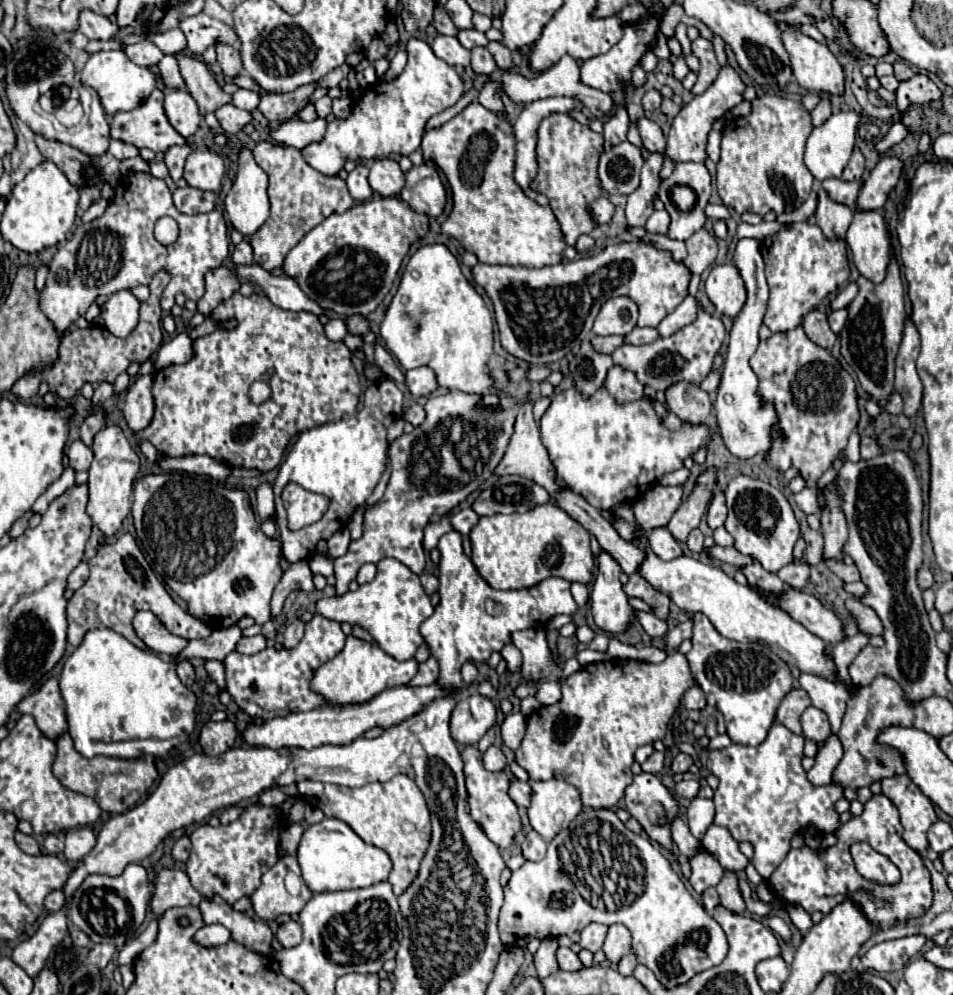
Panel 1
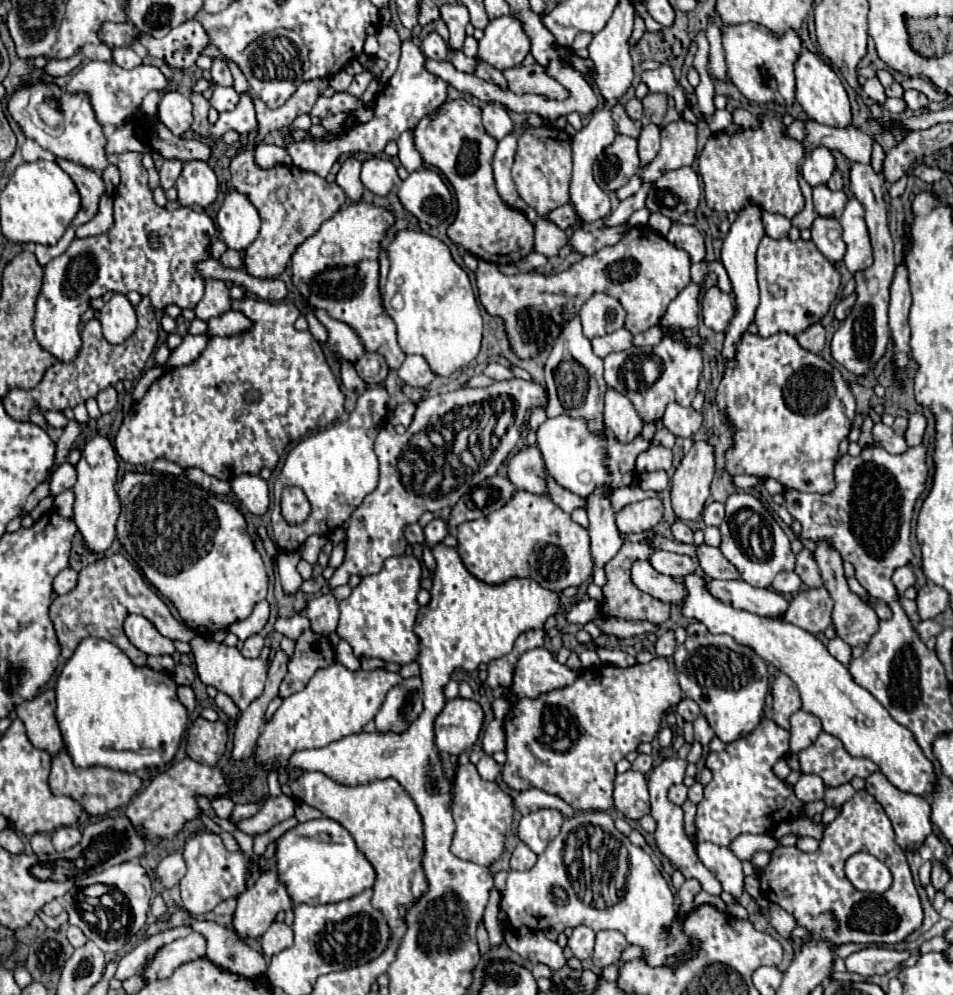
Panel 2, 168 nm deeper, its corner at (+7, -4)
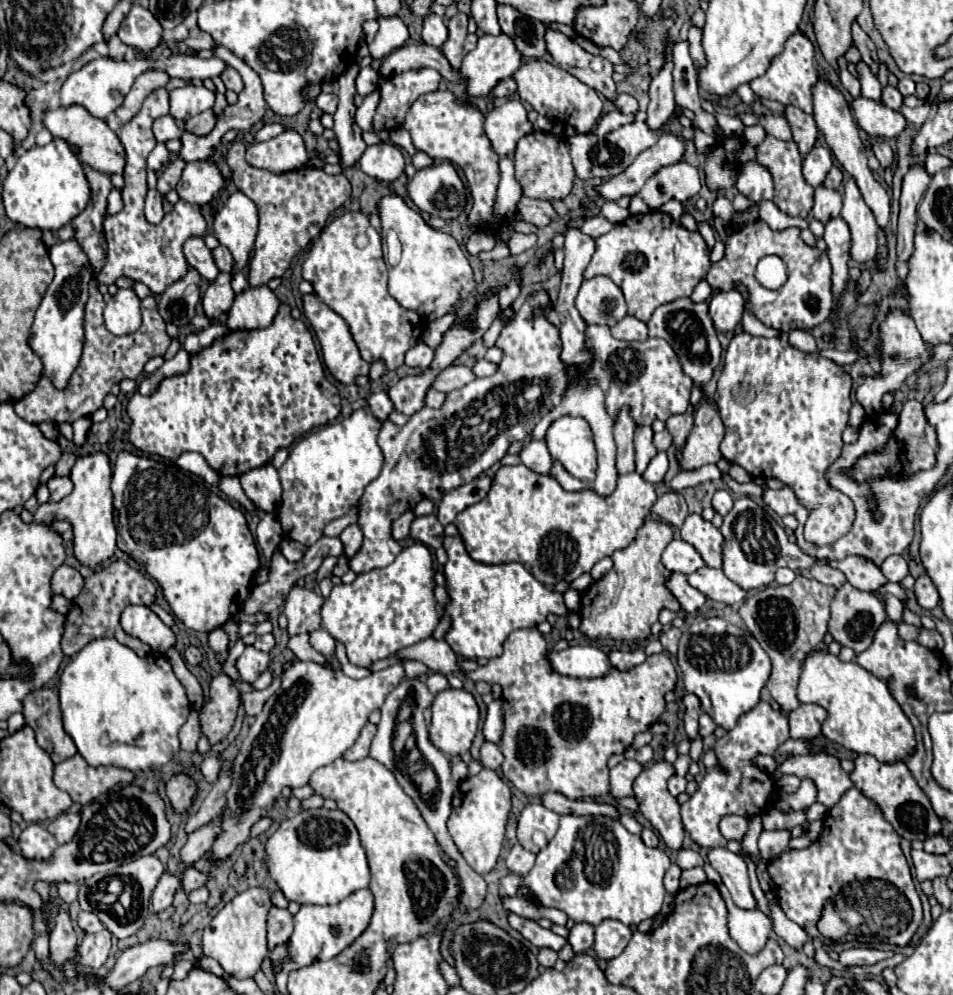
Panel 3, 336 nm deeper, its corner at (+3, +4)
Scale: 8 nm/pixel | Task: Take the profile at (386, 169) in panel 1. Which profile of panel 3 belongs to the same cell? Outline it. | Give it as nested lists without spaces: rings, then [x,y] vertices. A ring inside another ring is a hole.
[[[378,143],[366,147],[358,163],[366,175],[384,183],[390,183],[404,173],[402,151],[392,143]]]

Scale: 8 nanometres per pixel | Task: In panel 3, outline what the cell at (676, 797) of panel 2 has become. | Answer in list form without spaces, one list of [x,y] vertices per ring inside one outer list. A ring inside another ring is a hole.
[[[672,775],[672,777],[668,779],[668,791],[670,791],[674,797],[680,795],[680,793],[684,793],[684,789],[686,789],[686,779],[684,779],[684,777]]]

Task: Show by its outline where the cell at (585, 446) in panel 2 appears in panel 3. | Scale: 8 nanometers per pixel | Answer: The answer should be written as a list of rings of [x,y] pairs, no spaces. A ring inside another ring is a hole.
[[[560,417],[546,433],[550,455],[564,465],[564,469],[580,481],[594,481],[596,477],[596,447],[592,429],[582,417]]]

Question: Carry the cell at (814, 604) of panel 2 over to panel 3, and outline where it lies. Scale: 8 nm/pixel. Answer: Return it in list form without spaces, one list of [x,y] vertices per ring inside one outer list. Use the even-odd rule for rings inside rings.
[[[798,575],[790,585],[768,585],[760,591],[750,593],[738,609],[744,619],[750,635],[762,645],[772,661],[772,673],[766,687],[772,693],[772,699],[782,707],[784,713],[790,713],[800,705],[796,697],[798,677],[802,663],[812,653],[826,635],[826,623],[830,617],[830,603],[836,595],[836,589],[822,585],[820,581]]]

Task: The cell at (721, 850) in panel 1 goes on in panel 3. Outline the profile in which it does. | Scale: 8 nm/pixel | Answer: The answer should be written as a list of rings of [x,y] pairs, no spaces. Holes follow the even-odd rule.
[[[716,847],[716,849],[710,849],[708,861],[720,873],[724,885],[728,887],[728,891],[732,895],[732,901],[736,903],[736,907],[756,909],[756,899],[750,891],[746,863],[742,861],[742,857],[738,857],[736,853],[732,853],[724,847]]]

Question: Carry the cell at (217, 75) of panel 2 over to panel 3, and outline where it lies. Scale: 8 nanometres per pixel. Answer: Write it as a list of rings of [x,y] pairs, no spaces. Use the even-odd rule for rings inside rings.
[[[228,67],[224,73],[222,73],[222,81],[226,85],[226,89],[232,89],[236,93],[240,93],[244,89],[244,83],[242,83],[242,77],[236,73],[236,69]]]

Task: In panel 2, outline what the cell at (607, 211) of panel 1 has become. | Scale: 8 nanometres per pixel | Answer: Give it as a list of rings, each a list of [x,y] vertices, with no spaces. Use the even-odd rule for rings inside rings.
[[[562,205],[560,209],[554,209],[554,211],[550,213],[550,217],[552,217],[552,221],[554,221],[558,227],[562,227],[562,229],[574,227],[574,225],[578,223],[578,215],[576,215],[576,211],[574,211],[572,205]]]

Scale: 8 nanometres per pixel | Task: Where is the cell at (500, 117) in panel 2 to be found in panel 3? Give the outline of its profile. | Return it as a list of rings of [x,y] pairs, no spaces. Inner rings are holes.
[[[508,99],[504,105],[486,115],[484,131],[492,143],[492,149],[502,159],[516,151],[516,143],[524,135],[532,133],[532,123],[526,117],[524,105],[516,99]]]

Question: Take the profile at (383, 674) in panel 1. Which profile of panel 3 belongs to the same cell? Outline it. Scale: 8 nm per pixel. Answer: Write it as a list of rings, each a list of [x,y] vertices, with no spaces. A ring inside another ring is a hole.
[[[294,661],[284,673],[282,673],[282,685],[280,689],[264,703],[262,713],[256,717],[256,721],[252,723],[248,735],[244,737],[238,755],[232,761],[232,785],[226,791],[226,805],[220,813],[222,821],[220,821],[220,833],[212,843],[210,849],[210,863],[216,861],[226,861],[238,845],[250,841],[250,829],[254,827],[254,823],[258,823],[264,813],[268,813],[276,801],[276,797],[280,795],[280,791],[284,787],[296,789],[308,783],[310,775],[322,767],[332,763],[334,759],[342,757],[342,753],[346,749],[350,749],[362,727],[368,723],[368,715],[374,709],[380,709],[386,695],[402,683],[404,679],[404,667],[392,665],[384,671],[376,671],[364,679],[350,679],[346,677],[342,671],[336,669],[328,669],[324,665],[312,663],[312,661]]]

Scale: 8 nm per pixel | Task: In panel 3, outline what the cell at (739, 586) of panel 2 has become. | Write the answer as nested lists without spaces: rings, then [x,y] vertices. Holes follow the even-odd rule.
[[[702,567],[702,569],[694,571],[692,575],[688,575],[688,583],[694,589],[698,589],[700,593],[704,593],[708,599],[722,601],[728,605],[742,603],[746,597],[746,591],[740,589],[738,585],[732,585],[732,581],[728,581],[728,577],[724,577],[722,569]]]

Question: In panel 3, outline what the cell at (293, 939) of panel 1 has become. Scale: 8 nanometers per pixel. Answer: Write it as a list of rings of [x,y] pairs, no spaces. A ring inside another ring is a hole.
[[[272,907],[268,911],[268,947],[276,947],[278,943],[286,943],[294,931],[292,915],[288,909]]]

